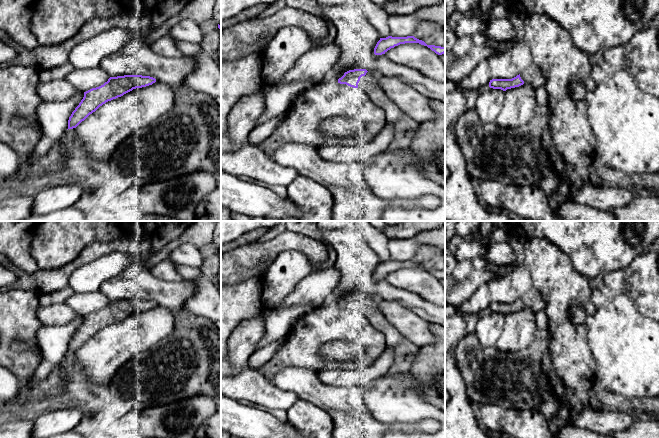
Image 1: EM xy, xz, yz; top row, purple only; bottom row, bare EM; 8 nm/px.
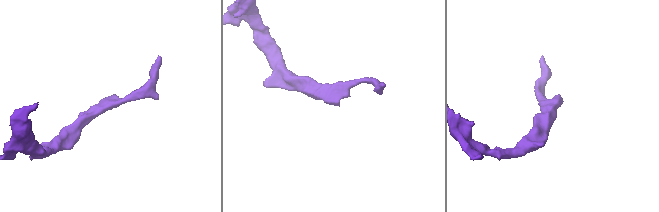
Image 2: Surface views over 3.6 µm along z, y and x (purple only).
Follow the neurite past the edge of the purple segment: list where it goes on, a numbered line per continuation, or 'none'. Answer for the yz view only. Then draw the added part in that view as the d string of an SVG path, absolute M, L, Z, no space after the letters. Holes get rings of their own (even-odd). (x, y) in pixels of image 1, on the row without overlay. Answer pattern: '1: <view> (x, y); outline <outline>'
1: yz (532, 299); outline M532 287L523 296L521 296L520 301L524 307L530 308L534 312L543 310L545 307L545 302L542 296L534 287Z

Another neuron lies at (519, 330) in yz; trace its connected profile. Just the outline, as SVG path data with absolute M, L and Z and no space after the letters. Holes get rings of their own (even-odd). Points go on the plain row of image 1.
M524 307L505 315L502 333L495 347L502 352L517 352L540 338L541 331L536 325L535 312Z

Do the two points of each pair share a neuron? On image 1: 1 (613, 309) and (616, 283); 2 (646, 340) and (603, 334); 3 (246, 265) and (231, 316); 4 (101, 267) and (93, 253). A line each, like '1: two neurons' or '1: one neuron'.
1: two neurons
2: one neuron
3: two neurons
4: two neurons

